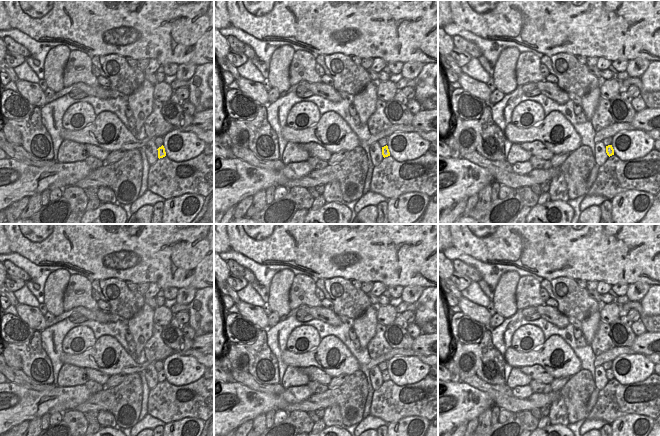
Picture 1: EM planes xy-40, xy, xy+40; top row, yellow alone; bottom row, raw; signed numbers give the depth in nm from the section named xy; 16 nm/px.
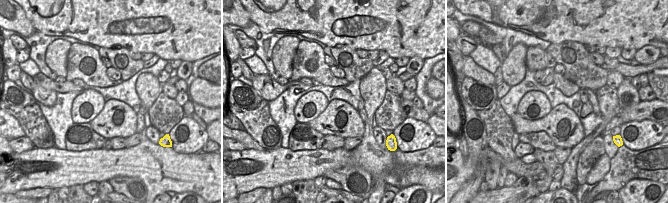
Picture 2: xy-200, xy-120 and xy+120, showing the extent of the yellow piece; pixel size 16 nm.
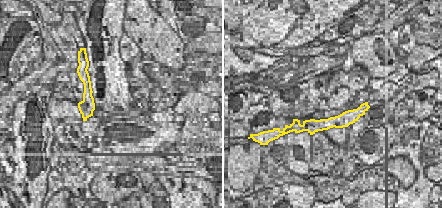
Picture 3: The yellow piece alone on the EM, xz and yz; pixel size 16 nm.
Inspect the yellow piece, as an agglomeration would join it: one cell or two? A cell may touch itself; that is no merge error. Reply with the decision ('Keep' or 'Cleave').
Keep.

